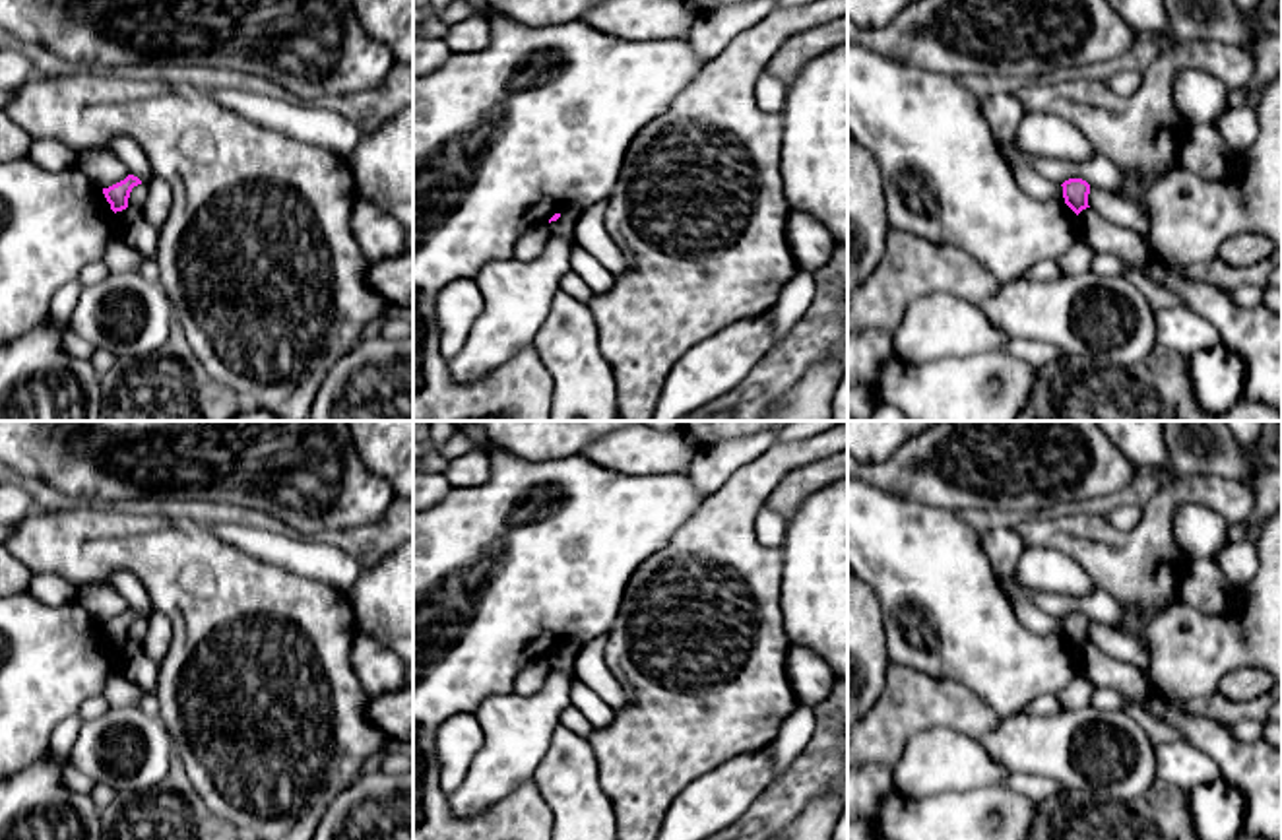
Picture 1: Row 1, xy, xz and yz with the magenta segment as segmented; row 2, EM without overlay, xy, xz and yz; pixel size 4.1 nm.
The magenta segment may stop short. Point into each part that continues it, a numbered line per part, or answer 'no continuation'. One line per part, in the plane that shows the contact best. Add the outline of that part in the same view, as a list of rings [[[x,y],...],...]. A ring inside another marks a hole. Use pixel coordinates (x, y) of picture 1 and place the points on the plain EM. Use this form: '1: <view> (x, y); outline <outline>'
no continuation

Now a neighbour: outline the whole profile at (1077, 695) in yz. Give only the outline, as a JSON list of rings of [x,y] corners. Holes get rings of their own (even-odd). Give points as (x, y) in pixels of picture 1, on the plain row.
[[[1078,673],[1074,681],[1057,695],[1057,698],[1061,700],[1063,710],[1080,710],[1090,706],[1094,691],[1096,687]]]

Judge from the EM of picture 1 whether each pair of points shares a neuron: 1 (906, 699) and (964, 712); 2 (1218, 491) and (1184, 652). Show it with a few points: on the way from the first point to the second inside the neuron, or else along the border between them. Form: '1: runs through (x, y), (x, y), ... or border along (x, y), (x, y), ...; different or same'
1: runs through (920, 701), (951, 705); same
2: border along (1178, 598), (1147, 623); different

